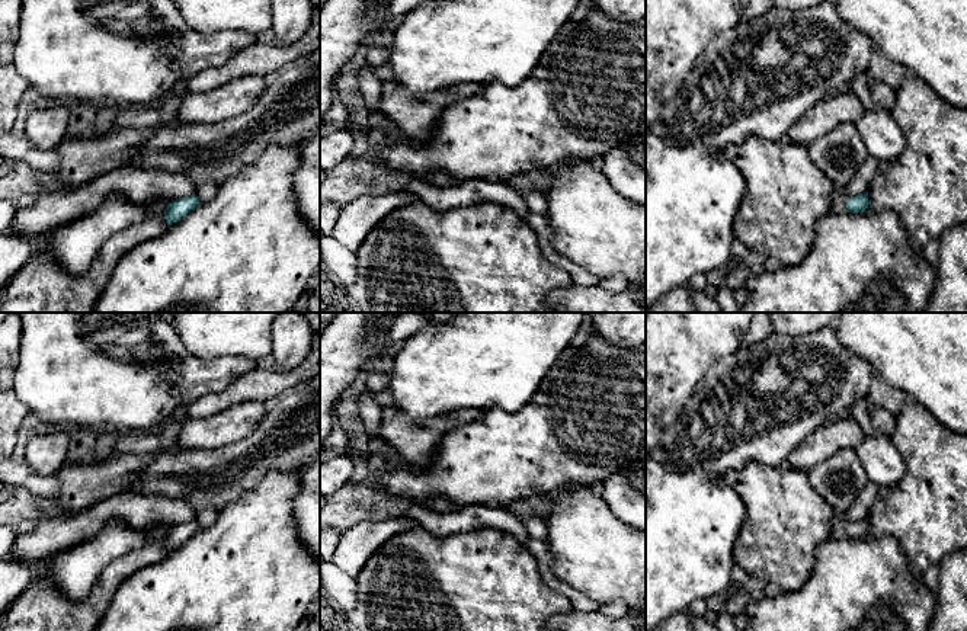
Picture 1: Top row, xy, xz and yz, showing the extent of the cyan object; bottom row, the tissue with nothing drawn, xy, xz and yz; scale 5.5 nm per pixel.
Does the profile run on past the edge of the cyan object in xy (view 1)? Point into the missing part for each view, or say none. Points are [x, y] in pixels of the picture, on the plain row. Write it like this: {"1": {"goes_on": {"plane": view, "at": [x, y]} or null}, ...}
{"1": {"goes_on": null}}

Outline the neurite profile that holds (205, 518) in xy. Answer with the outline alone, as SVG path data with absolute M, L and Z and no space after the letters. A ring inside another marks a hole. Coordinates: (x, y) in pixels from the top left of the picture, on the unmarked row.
M205 507L196 513L195 521L198 522L199 528L209 528L215 523L218 518L218 510L215 507Z

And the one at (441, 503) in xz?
M444 496L430 499L429 507L435 512L442 513L455 512L455 506L452 505L452 502Z

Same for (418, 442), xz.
M391 404L382 409L377 435L382 446L393 449L413 467L425 467L433 459L448 432L481 416L483 411L478 410L460 410L426 422L414 422Z

